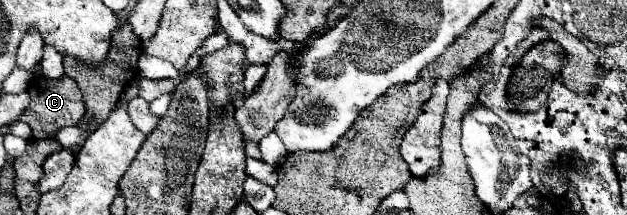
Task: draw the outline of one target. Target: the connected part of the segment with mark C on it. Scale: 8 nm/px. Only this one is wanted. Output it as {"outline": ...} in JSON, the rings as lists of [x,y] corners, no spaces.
{"outline":[[[66,75],[60,77],[60,79],[46,79],[46,77],[32,79],[28,93],[30,93],[32,101],[24,109],[20,119],[32,127],[32,137],[34,139],[46,139],[46,137],[54,135],[58,129],[78,123],[86,113],[86,105],[82,103],[82,95],[76,87],[76,81],[72,81]]]}

